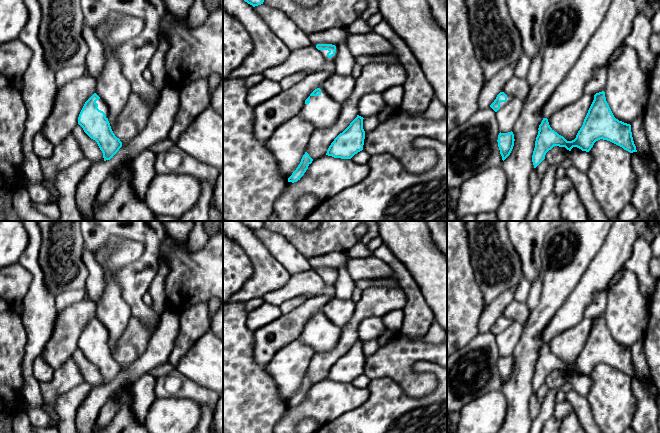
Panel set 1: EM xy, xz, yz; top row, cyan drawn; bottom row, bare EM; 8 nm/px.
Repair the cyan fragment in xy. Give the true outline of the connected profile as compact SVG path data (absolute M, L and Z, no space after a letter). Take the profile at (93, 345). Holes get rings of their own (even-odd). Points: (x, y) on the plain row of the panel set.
M94 317L84 328L78 348L95 364L103 377L104 385L110 384L122 371L122 366L113 357L108 345L107 328Z

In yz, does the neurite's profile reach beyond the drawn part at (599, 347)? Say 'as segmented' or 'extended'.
extended

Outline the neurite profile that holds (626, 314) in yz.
M625 270L619 281L607 291L604 316L614 341L619 345L631 348L644 336L649 306L633 272Z

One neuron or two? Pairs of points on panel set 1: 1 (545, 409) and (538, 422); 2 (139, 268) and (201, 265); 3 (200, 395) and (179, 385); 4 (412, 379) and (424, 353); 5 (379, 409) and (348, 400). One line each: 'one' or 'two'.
1: one
2: two
3: one
4: one
5: two

